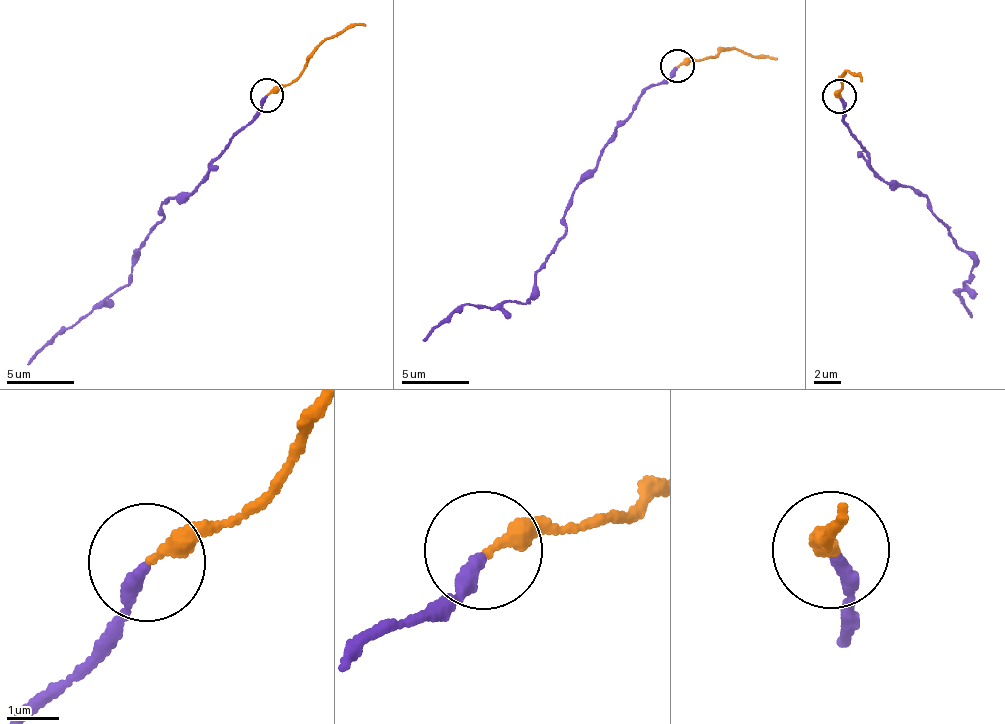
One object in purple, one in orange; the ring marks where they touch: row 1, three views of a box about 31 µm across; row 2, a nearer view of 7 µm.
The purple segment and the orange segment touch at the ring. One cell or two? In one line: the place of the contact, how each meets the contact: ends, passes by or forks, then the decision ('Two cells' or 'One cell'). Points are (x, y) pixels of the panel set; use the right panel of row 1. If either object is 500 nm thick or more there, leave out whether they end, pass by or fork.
Place: (839, 96). At the ring purple ends. At the ring orange ends. Two cells

